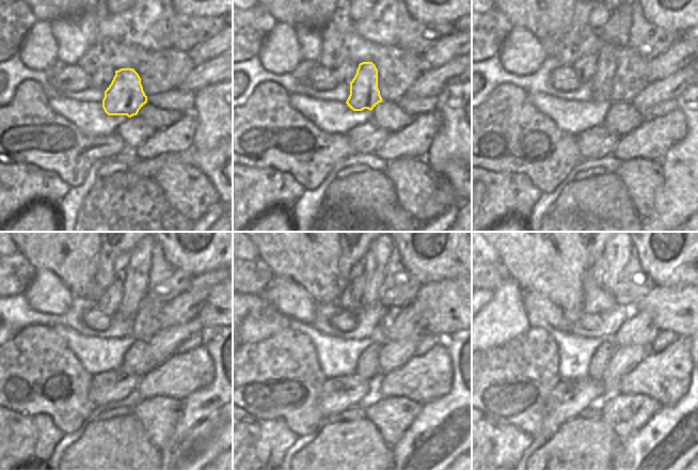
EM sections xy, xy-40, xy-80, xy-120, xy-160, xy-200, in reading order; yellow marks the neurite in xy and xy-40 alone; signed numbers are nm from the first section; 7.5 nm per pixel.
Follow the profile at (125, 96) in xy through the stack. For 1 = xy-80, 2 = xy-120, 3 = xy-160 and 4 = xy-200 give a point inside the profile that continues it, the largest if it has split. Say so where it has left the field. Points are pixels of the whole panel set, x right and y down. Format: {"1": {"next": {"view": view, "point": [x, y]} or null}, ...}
{"1": {"next": {"view": "xy-80", "point": [602, 82]}}, "2": {"next": {"view": "xy-120", "point": [137, 272]}}, "3": {"next": {"view": "xy-160", "point": [376, 258]}}, "4": {"next": {"view": "xy-200", "point": [617, 253]}}}

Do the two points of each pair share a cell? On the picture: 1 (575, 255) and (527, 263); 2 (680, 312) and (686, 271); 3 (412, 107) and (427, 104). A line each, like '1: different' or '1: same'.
1: same
2: different
3: same

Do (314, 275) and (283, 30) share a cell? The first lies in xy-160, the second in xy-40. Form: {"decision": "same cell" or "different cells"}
{"decision": "different cells"}

